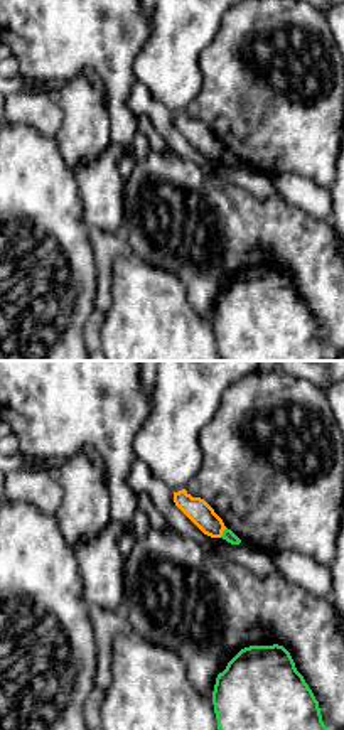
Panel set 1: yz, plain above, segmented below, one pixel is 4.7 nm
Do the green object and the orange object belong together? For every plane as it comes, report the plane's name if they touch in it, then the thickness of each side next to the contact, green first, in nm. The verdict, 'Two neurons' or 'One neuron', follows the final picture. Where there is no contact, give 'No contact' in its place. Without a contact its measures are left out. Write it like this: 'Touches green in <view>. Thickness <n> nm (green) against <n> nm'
Touches green in yz. Thickness 60 nm (green) against 110 nm

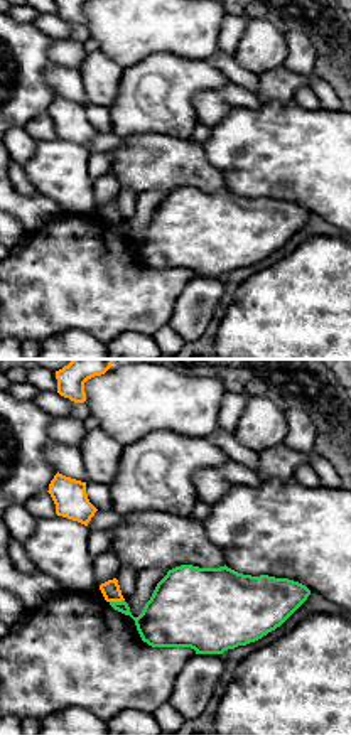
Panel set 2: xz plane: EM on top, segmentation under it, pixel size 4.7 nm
Touches green in xz. Thickness 260 nm (green) against 90 nm

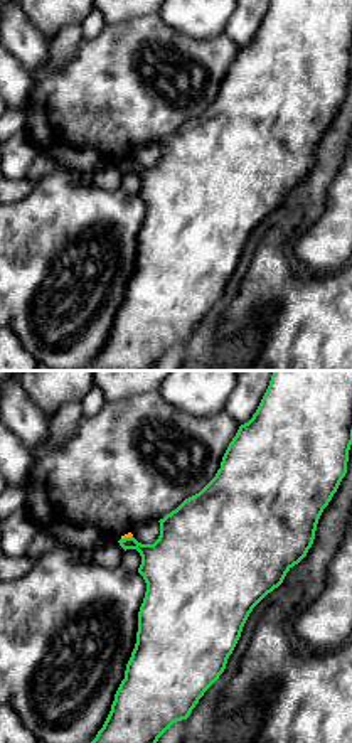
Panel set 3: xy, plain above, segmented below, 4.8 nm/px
Touches green in xy. Thickness 280 nm (green) against 20 nm

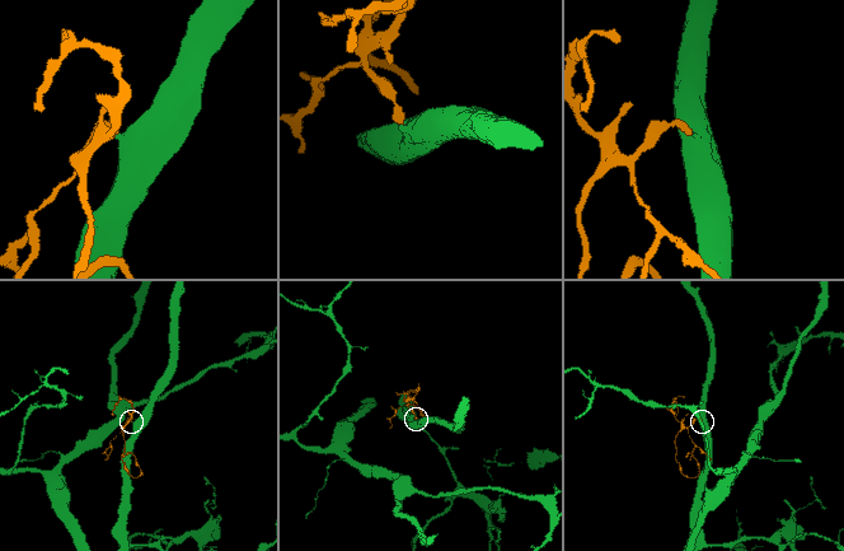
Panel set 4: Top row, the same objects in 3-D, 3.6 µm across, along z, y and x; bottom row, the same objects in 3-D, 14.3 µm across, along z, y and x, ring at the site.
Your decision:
Two neurons

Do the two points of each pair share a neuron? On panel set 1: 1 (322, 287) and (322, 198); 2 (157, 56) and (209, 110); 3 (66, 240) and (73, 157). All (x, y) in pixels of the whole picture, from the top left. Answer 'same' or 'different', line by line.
1: different
2: different
3: different

